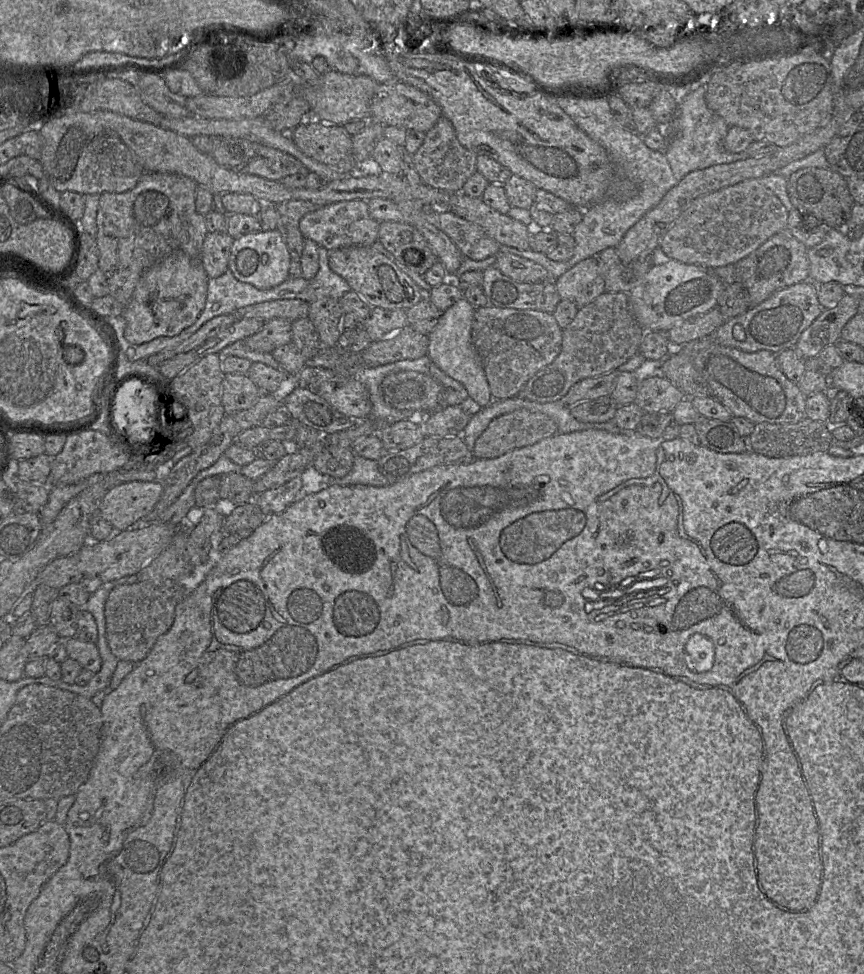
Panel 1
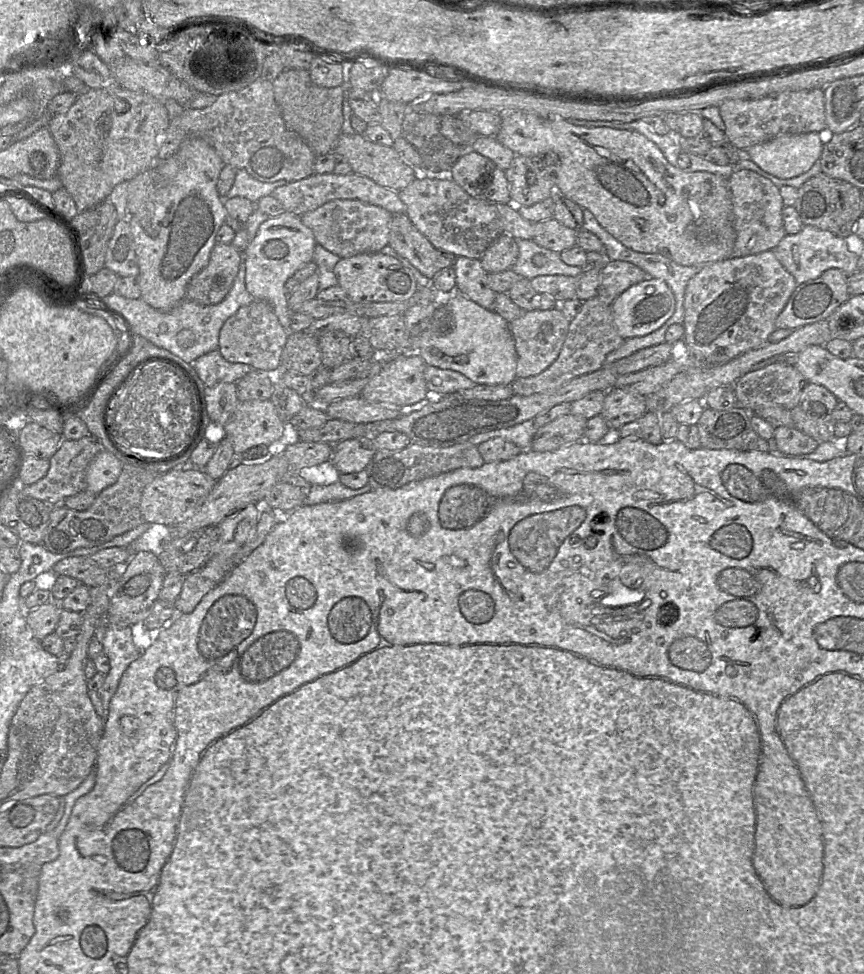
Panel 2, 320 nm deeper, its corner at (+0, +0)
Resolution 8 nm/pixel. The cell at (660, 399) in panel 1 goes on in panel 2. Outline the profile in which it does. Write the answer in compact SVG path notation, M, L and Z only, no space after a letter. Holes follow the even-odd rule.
M611 388L606 392L601 416L611 431L618 431L647 412L645 397L621 388Z

